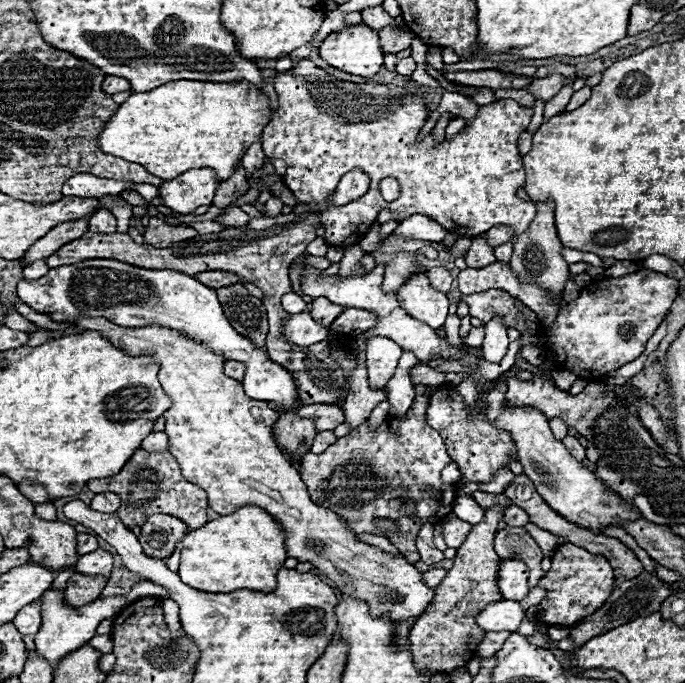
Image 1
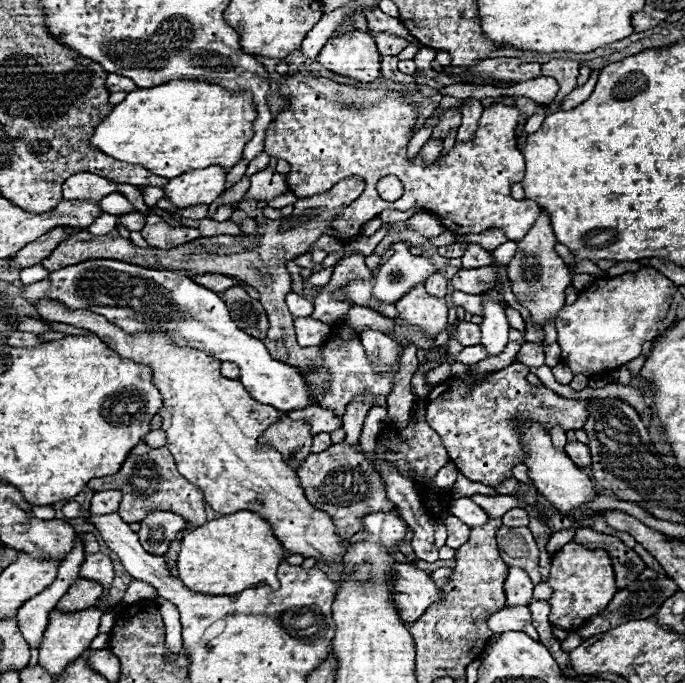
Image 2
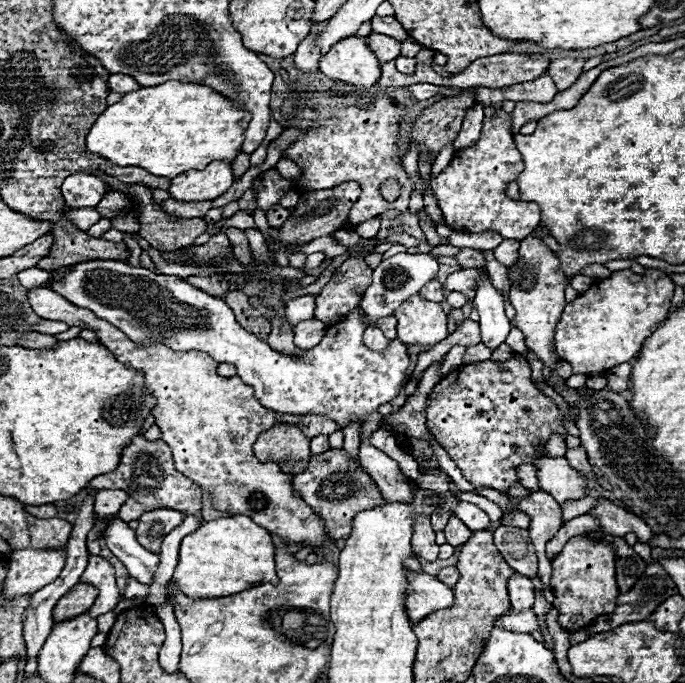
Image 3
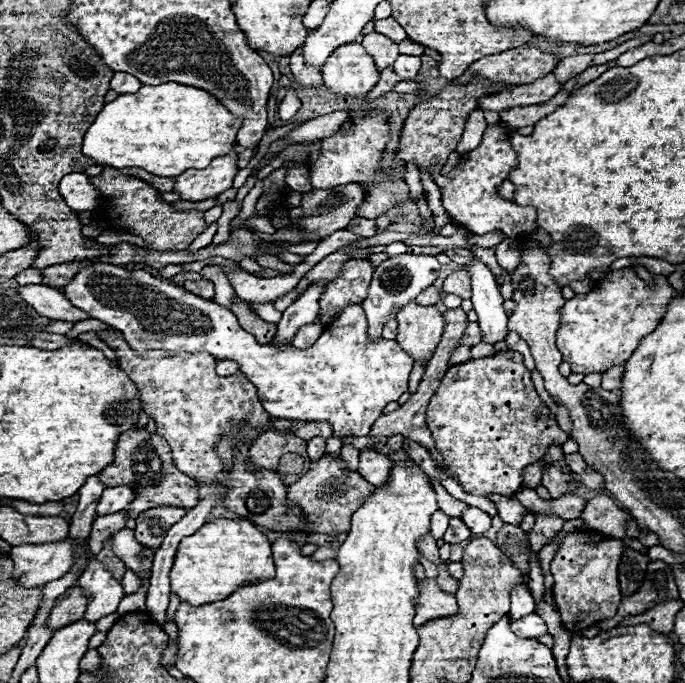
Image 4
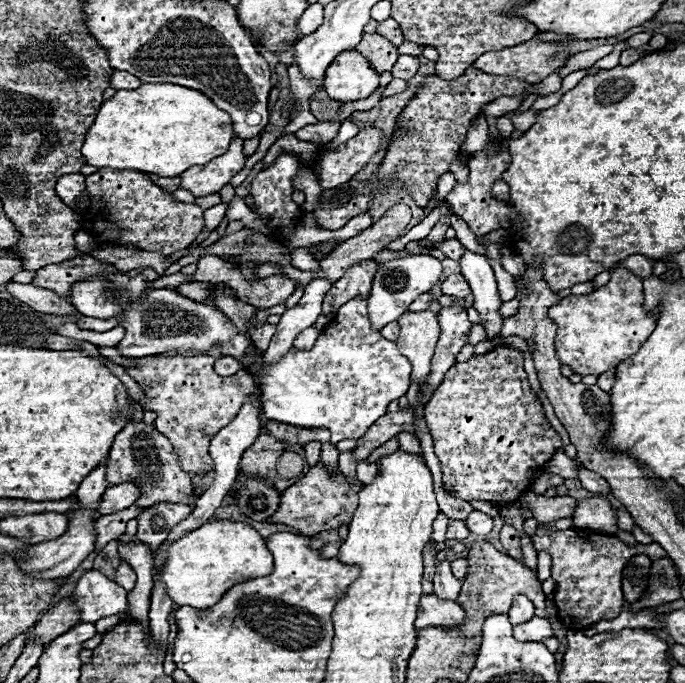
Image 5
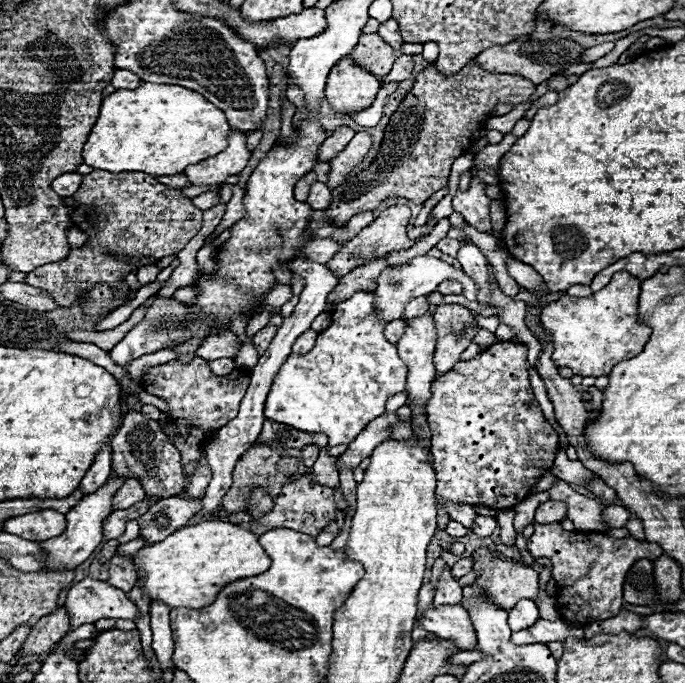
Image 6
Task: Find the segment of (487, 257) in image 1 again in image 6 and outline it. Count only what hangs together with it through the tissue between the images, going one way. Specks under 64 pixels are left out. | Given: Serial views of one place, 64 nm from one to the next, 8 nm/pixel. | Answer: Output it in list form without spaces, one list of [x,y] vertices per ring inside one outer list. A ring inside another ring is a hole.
[[[442,238],[442,240],[436,244],[436,248],[438,248],[442,254],[450,254],[450,256],[456,256],[456,252],[458,252],[460,246],[462,246],[462,242],[460,242],[460,240],[454,240],[454,238]]]

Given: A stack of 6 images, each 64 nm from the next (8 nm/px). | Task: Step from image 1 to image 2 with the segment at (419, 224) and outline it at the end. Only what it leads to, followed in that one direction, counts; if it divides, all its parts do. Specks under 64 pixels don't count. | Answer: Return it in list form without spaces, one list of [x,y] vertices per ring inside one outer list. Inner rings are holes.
[[[418,212],[418,214],[414,214],[412,218],[410,218],[410,228],[414,228],[414,230],[418,230],[422,236],[426,236],[426,238],[430,238],[430,236],[440,236],[442,234],[442,224],[440,224],[440,220],[438,218],[434,218],[432,214],[428,214],[428,212]]]

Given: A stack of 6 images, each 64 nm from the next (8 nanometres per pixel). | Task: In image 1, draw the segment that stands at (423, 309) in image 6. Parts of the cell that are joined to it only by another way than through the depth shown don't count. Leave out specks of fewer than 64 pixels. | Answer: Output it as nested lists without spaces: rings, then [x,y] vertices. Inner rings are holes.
[[[430,268],[428,272],[428,278],[430,278],[430,286],[442,294],[446,294],[450,290],[450,284],[452,284],[452,276],[446,268]]]

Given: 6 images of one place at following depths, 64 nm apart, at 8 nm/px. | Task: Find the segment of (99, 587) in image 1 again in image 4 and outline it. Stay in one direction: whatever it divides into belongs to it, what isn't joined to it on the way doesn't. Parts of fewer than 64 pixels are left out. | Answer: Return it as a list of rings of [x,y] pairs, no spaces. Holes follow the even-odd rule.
[[[76,586],[76,588],[66,590],[58,598],[58,602],[52,606],[46,628],[50,632],[56,632],[76,620],[82,620],[84,612],[86,612],[86,602],[88,602],[88,596],[86,596],[86,592],[82,592],[82,588]]]

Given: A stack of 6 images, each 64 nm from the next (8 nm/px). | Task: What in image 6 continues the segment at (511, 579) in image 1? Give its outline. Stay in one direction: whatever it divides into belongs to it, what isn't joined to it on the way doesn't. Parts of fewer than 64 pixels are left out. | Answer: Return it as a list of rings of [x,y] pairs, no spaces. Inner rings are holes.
[[[520,600],[512,610],[510,610],[510,630],[518,632],[522,628],[530,628],[538,622],[540,614],[538,614],[538,606],[532,600]]]

